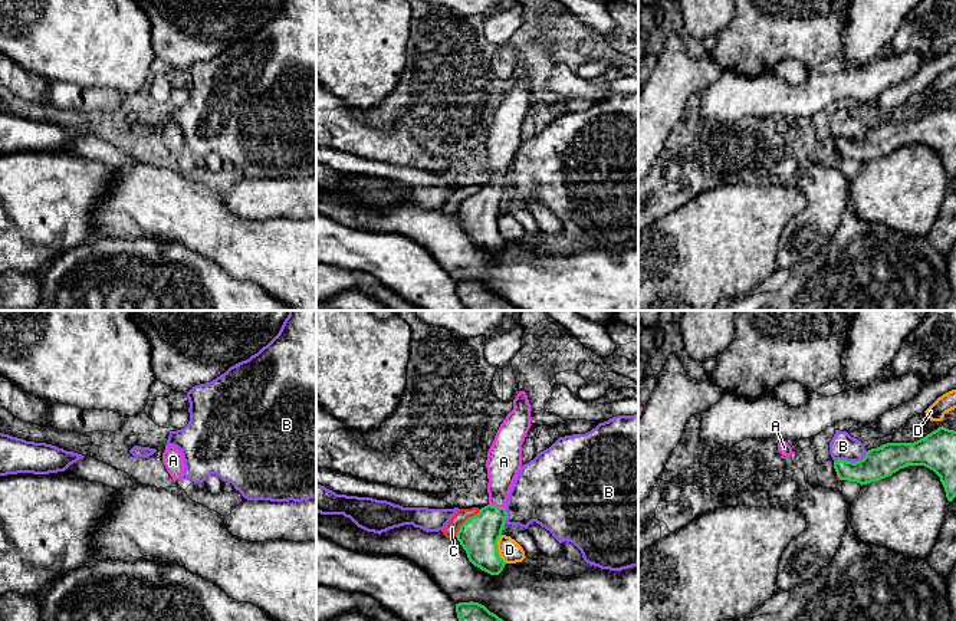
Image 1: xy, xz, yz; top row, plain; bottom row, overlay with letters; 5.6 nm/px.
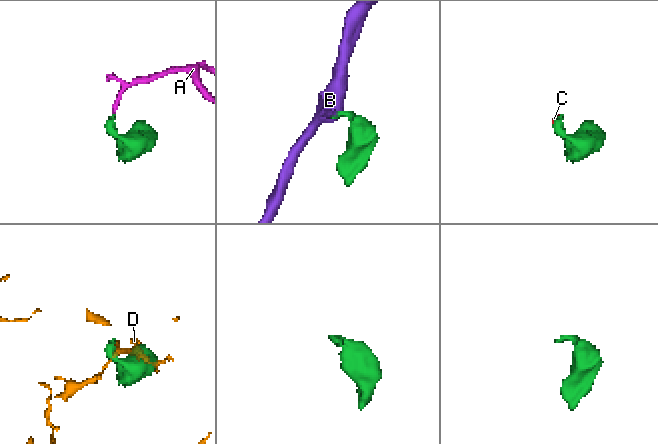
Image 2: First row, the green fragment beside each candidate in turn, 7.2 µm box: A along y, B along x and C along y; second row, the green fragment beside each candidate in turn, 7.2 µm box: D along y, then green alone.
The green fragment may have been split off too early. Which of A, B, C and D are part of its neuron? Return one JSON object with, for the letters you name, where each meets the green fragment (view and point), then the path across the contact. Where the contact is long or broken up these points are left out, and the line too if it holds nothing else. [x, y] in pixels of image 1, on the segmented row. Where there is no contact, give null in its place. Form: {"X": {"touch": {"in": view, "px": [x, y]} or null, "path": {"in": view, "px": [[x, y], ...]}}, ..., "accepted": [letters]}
{"A": {"touch": {"in": "xz", "px": [495, 506]}, "path": {"in": "xz", "px": [[479, 535], [495, 513], [495, 506], [503, 463]]}}, "accepted": ["A"]}

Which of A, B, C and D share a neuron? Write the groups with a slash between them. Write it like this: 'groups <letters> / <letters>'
groups A / B / C / D

